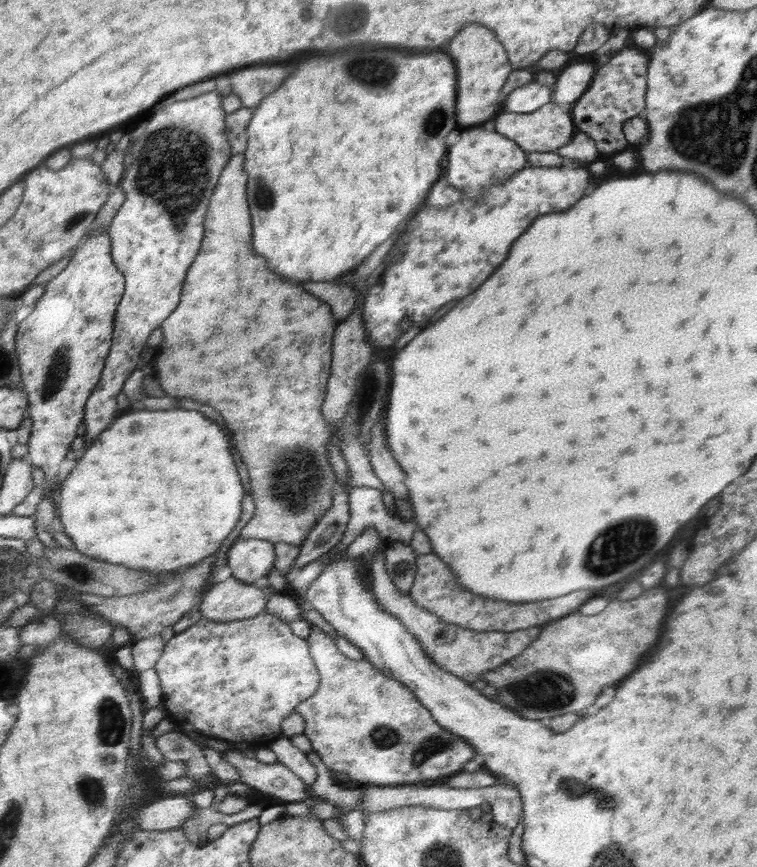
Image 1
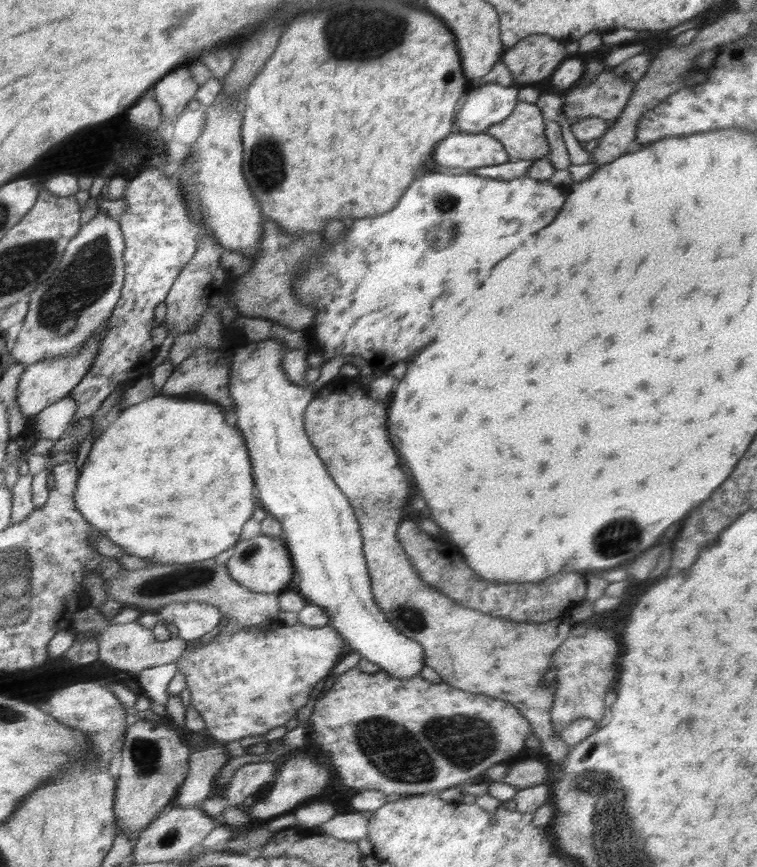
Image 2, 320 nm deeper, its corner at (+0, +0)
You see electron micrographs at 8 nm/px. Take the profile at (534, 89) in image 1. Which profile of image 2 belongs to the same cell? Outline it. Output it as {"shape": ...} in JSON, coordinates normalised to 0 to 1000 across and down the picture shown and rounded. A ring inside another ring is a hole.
{"shape":[[[645,96],[613,108],[593,155],[604,150],[605,153],[631,155],[664,141],[687,118],[683,106],[684,99]]]}

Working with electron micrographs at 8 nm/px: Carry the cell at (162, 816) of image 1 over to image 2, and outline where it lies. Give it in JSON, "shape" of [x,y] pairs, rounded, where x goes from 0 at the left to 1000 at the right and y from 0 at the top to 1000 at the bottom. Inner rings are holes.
{"shape":[[[392,866],[387,871],[375,873],[369,881],[363,899],[358,903],[359,909],[354,918],[326,932],[324,938],[332,945],[361,943],[375,938],[386,937],[392,931],[415,922],[433,904],[436,904],[436,888],[428,881],[420,880],[402,866]]]}

